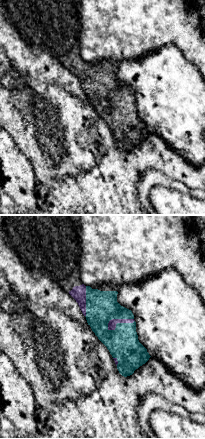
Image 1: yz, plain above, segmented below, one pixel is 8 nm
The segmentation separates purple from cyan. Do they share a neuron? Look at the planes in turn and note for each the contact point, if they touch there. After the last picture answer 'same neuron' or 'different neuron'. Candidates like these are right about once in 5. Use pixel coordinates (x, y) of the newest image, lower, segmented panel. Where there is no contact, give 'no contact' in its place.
meets purple at (119, 322)

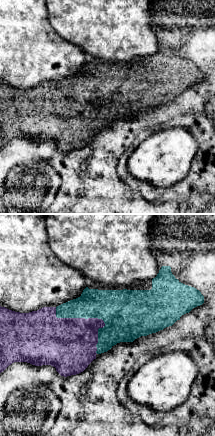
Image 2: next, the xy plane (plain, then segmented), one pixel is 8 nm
meets purple at (92, 318)

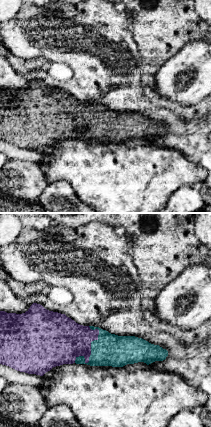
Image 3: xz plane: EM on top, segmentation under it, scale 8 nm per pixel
meets purple at (90, 353)

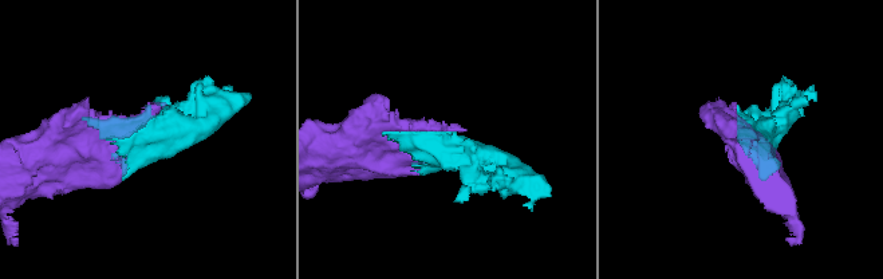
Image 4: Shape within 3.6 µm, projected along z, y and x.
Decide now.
same neuron

